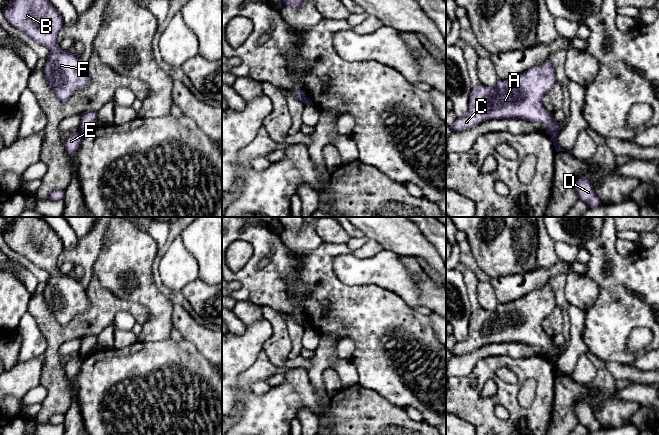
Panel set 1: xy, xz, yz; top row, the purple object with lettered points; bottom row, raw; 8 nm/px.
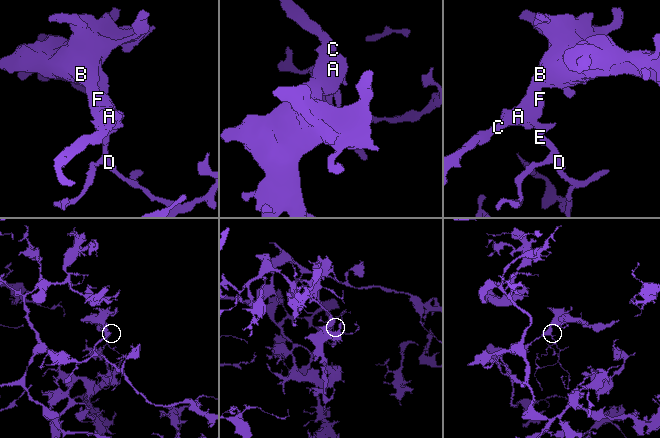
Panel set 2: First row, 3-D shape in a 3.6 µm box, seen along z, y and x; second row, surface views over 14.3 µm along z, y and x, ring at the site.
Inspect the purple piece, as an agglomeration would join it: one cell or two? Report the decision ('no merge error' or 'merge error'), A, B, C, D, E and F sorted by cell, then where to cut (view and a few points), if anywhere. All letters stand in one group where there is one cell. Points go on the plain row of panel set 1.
merge error | A B C F / D E | yz (550, 358), (555, 359)

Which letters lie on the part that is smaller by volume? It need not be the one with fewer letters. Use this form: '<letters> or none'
D, E

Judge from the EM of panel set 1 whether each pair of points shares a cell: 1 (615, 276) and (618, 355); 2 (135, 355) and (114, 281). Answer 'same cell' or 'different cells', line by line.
1: same cell
2: different cells

